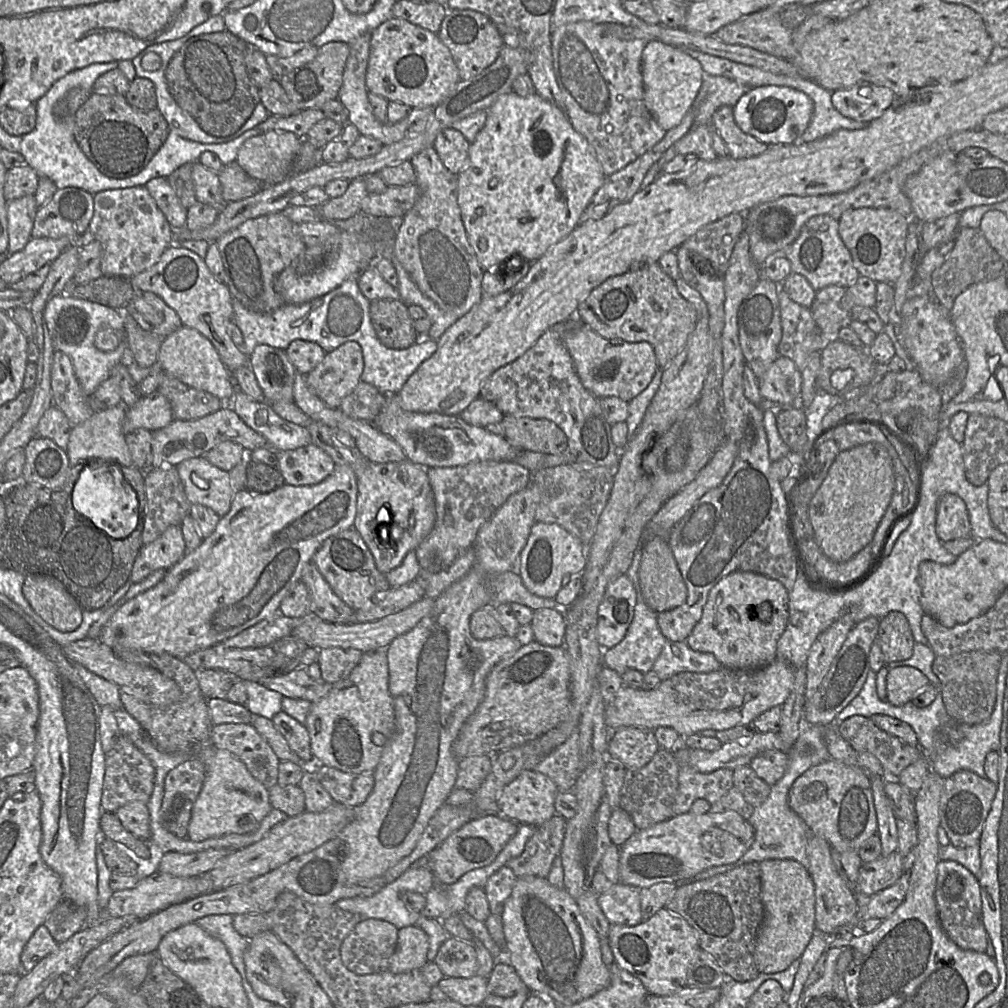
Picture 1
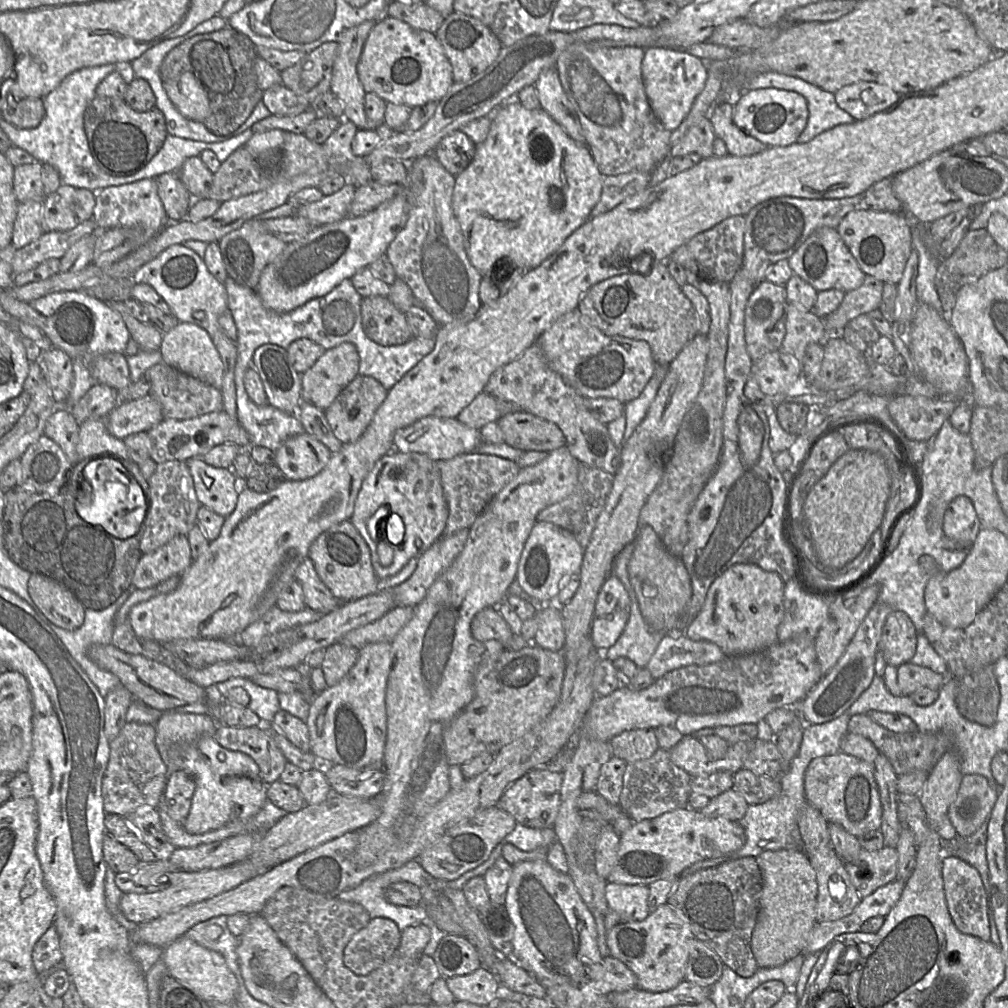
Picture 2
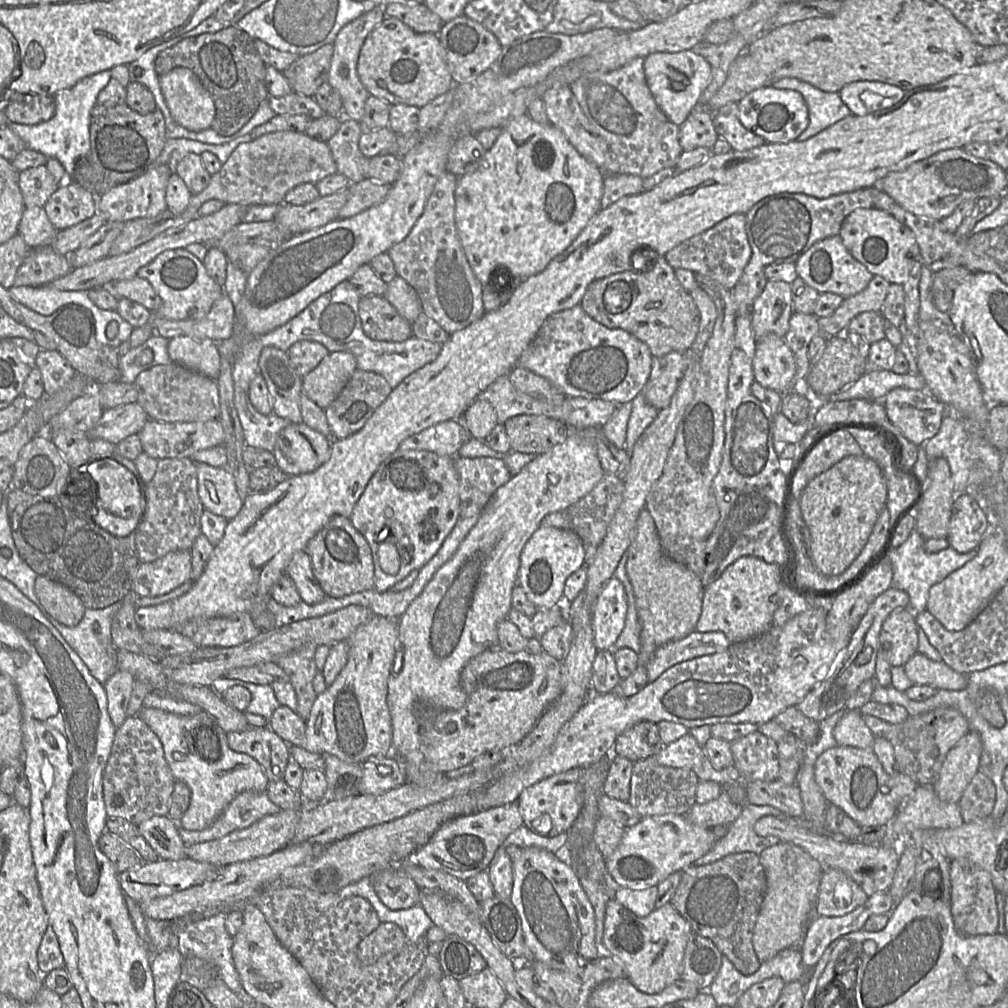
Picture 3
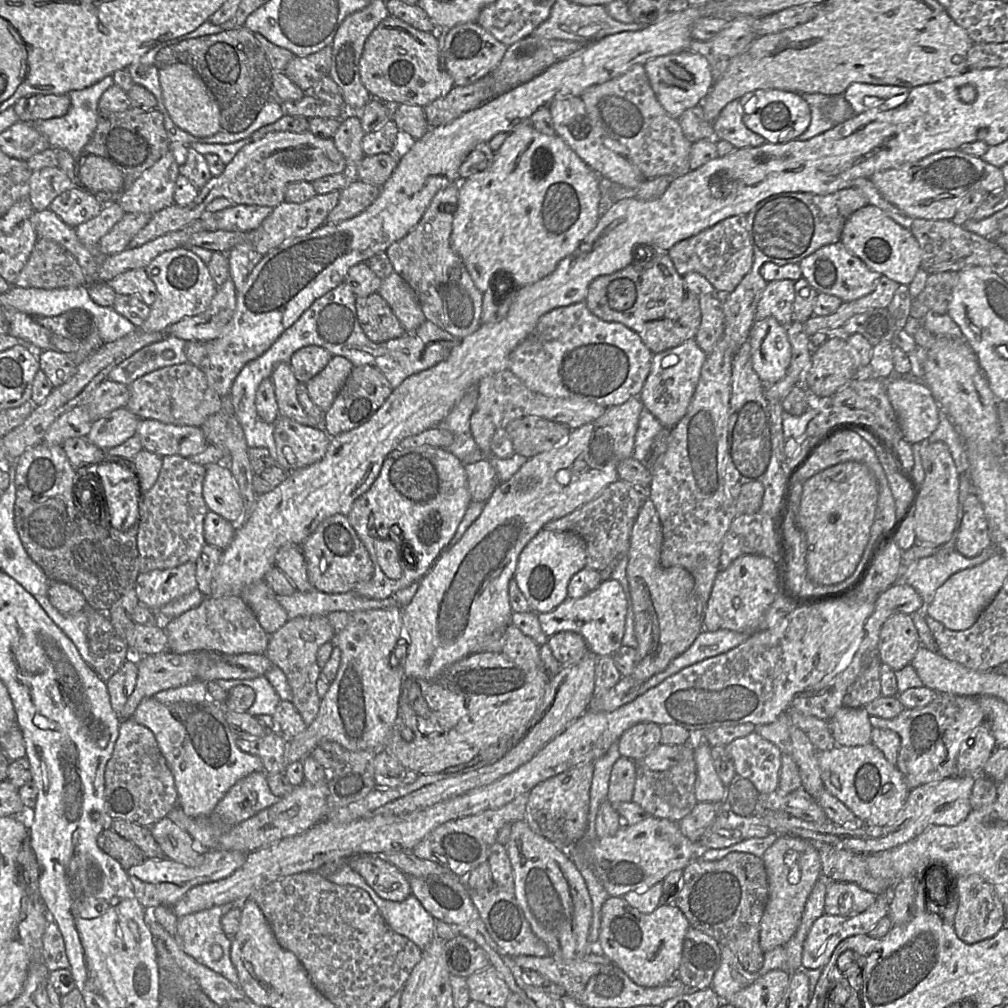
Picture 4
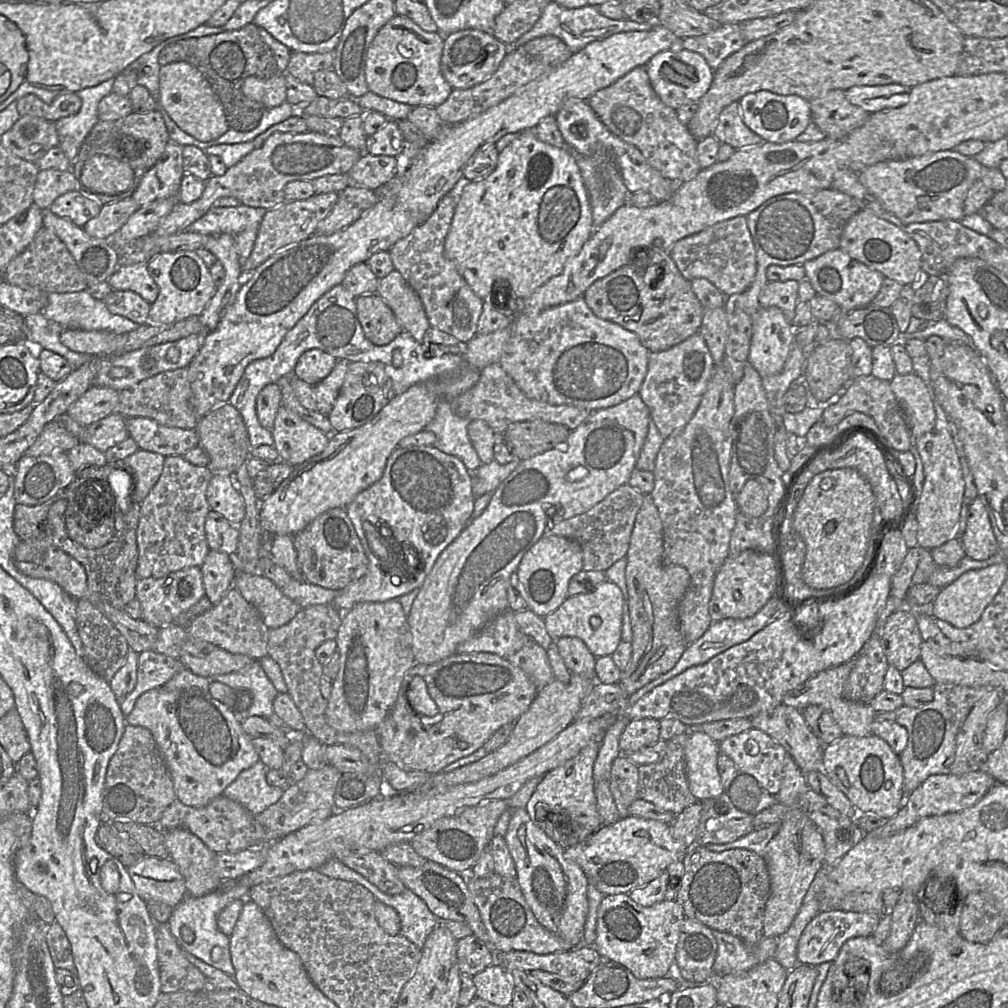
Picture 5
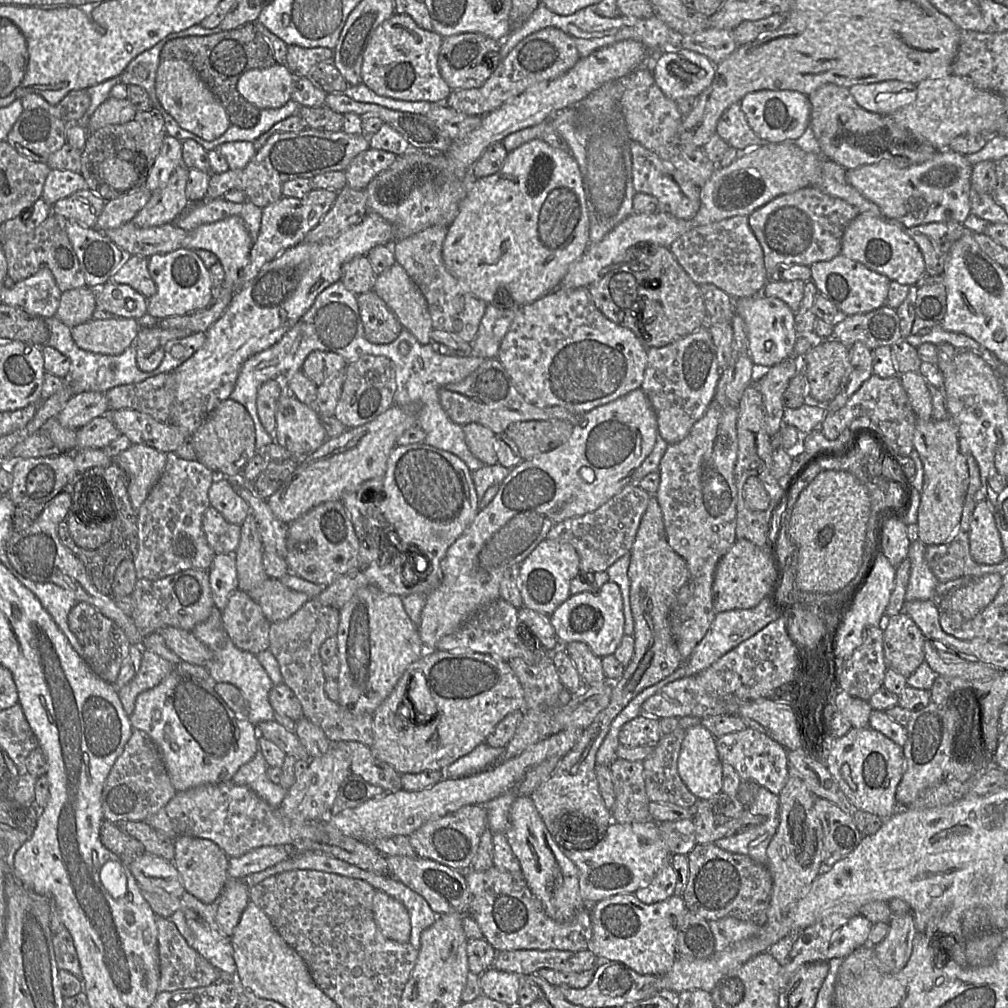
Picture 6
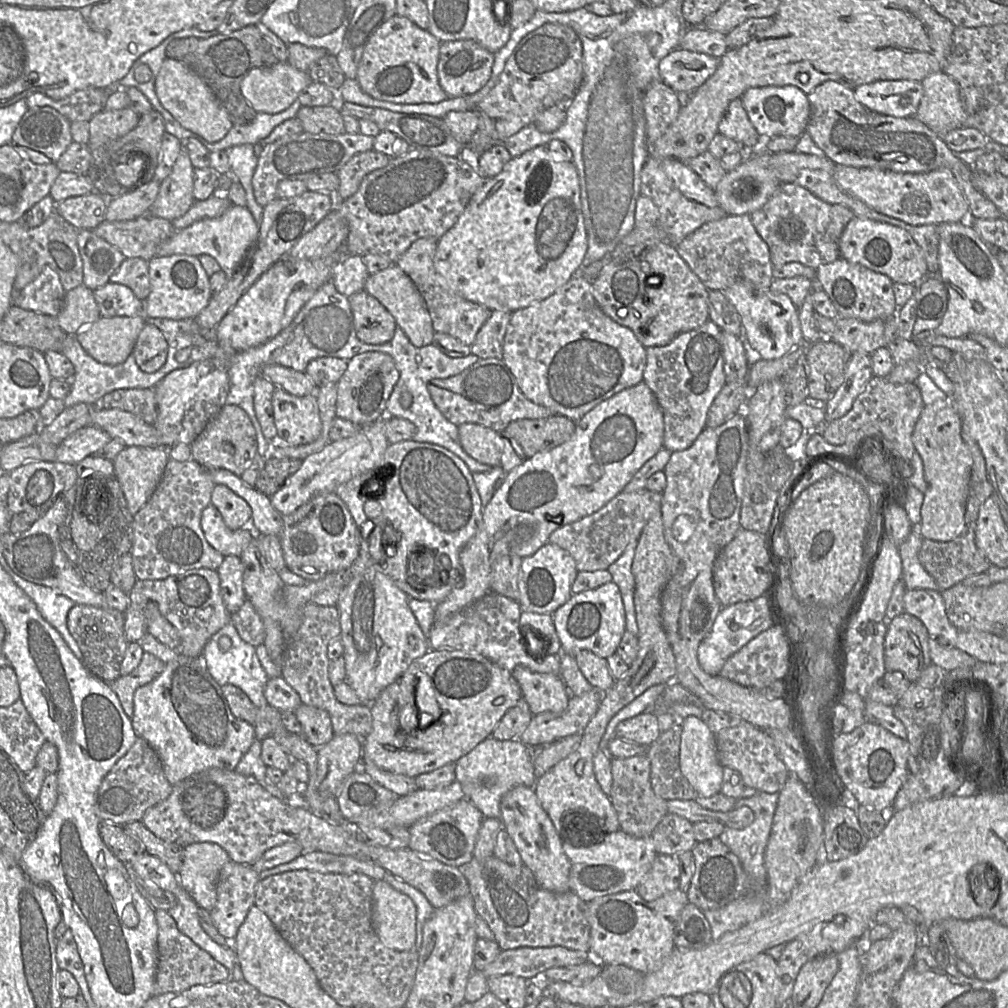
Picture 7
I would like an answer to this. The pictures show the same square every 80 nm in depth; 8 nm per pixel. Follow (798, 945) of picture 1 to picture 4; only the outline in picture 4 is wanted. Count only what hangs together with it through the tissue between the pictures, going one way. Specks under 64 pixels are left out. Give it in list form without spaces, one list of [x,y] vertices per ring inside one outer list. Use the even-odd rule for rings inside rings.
[[[779,835],[762,855],[768,883],[768,898],[760,921],[760,947],[763,952],[784,946],[795,934],[807,898],[821,874],[815,843],[790,835]]]

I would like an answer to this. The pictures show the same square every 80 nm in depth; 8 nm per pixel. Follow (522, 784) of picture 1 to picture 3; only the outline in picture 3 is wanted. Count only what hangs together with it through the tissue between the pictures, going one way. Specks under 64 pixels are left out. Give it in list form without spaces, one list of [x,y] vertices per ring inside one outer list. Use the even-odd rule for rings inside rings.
[[[571,769],[543,779],[525,788],[517,799],[524,825],[535,831],[535,820],[541,814],[549,815],[551,828],[546,836],[568,833],[578,818],[583,805],[583,791],[579,783],[580,769]]]

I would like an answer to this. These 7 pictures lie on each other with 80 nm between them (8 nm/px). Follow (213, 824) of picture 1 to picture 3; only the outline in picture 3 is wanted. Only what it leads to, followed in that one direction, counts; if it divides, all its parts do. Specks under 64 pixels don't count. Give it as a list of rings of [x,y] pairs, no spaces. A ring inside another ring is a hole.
[[[141,708],[136,716],[159,738],[175,780],[186,783],[191,791],[189,806],[178,822],[185,830],[207,828],[242,792],[266,791],[269,780],[263,767],[248,754],[233,751],[228,746],[227,733],[205,711],[179,715],[155,708]]]

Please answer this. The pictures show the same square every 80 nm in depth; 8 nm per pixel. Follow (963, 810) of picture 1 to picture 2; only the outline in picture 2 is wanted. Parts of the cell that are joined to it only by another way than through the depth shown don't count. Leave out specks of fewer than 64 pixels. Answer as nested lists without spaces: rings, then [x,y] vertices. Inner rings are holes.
[[[963,775],[957,796],[947,812],[947,818],[958,838],[965,839],[980,829],[989,817],[998,795],[999,788],[992,788],[983,776]]]

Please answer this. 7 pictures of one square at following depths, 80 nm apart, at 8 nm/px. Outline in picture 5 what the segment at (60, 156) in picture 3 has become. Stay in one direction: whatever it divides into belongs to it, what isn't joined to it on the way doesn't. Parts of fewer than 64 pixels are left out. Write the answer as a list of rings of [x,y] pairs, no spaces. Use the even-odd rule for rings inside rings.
[[[114,77],[96,86],[76,92],[82,102],[79,111],[54,122],[60,139],[71,137],[77,143],[83,143],[90,130],[99,120],[98,105],[100,100],[112,92],[113,85]]]

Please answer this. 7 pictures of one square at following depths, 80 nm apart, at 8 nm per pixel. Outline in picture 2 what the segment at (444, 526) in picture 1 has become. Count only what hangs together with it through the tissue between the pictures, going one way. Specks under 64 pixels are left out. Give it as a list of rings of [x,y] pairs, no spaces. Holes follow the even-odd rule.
[[[466,453],[438,461],[443,494],[448,506],[448,519],[442,537],[469,529],[490,501],[519,473],[517,463],[497,456]]]

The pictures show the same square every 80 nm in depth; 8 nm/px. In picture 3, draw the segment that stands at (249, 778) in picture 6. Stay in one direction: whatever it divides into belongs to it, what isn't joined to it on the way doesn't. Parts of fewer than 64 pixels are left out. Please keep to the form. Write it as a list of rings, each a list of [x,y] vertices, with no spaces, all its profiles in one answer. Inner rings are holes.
[[[245,791],[238,794],[207,828],[190,831],[177,823],[178,833],[186,846],[193,845],[222,838],[235,830],[249,827],[264,816],[276,814],[281,810],[269,799],[266,791]]]

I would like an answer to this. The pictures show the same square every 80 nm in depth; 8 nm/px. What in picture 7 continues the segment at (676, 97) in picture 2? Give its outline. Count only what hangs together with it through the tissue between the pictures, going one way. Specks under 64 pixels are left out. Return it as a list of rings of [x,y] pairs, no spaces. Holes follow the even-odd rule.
[[[677,48],[659,62],[660,80],[677,92],[694,92],[716,71],[719,59]]]

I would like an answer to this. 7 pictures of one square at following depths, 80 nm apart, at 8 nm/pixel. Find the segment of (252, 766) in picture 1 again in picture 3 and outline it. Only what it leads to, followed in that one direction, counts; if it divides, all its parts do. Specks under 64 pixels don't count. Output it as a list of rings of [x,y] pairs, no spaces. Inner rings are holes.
[[[269,726],[249,727],[241,732],[227,732],[228,746],[235,752],[245,753],[254,758],[264,769],[269,781],[282,779],[290,760],[289,744],[279,737]]]

